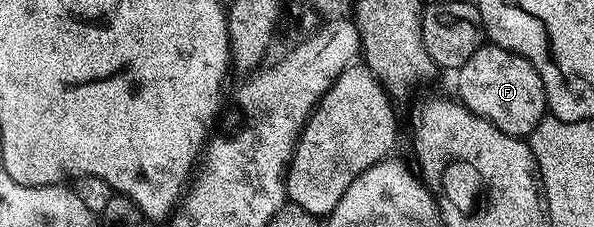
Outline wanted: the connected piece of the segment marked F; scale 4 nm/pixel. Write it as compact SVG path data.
M486 43L479 51L475 51L475 55L471 55L471 59L467 59L467 63L463 63L461 69L456 70L455 77L457 77L458 93L456 96L460 104L466 105L469 112L487 119L492 125L499 127L499 131L507 135L528 138L529 134L535 131L537 124L547 116L543 79L539 79L539 71L535 71L535 67L531 67L531 63L517 53Z

